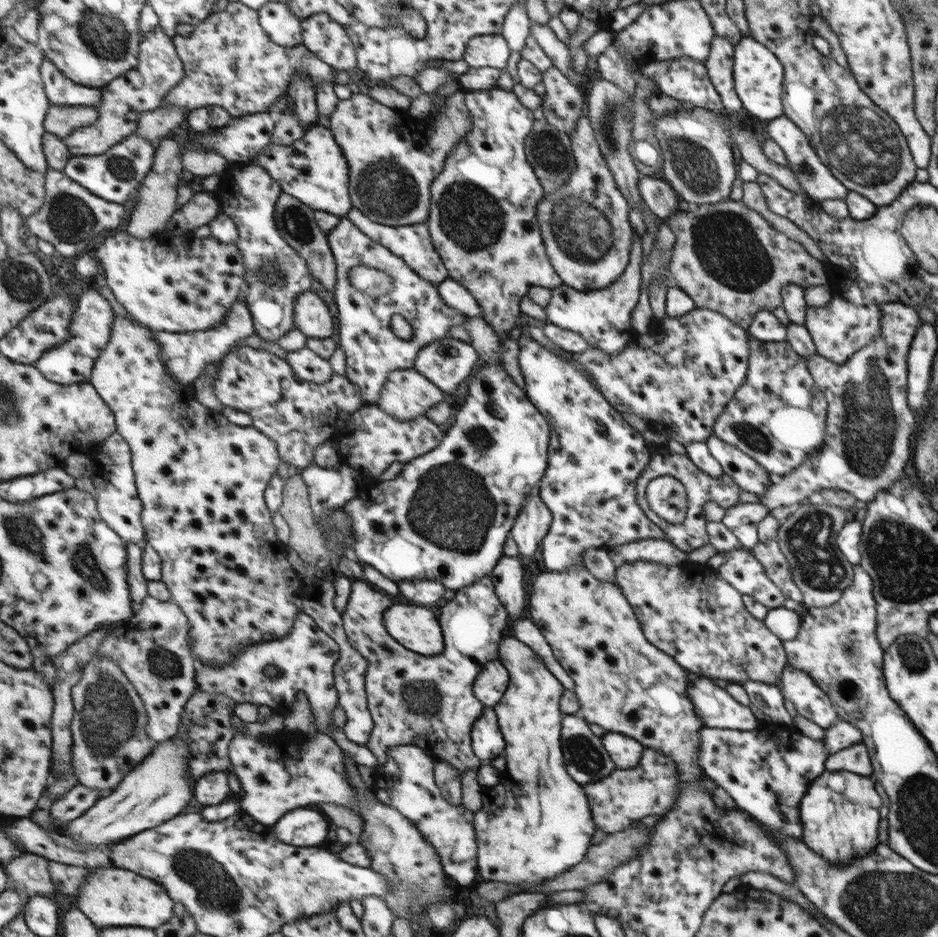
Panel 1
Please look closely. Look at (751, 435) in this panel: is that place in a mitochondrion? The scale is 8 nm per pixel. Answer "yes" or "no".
yes

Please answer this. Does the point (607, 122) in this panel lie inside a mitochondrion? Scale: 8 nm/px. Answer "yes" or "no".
yes

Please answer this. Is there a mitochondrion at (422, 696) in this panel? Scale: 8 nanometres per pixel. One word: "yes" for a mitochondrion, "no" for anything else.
yes

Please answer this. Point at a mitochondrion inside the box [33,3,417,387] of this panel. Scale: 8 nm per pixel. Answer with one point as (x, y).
(104, 35)

